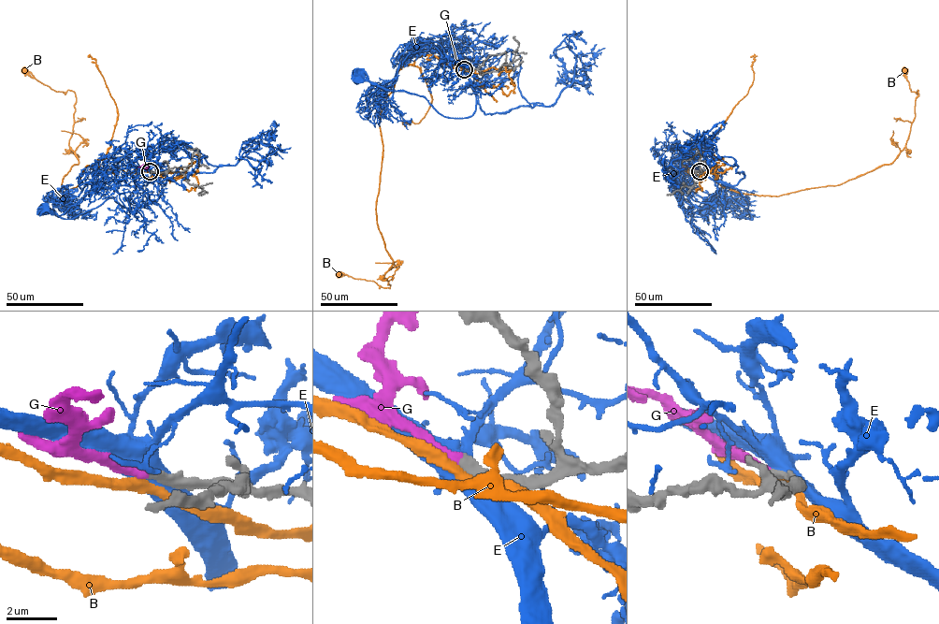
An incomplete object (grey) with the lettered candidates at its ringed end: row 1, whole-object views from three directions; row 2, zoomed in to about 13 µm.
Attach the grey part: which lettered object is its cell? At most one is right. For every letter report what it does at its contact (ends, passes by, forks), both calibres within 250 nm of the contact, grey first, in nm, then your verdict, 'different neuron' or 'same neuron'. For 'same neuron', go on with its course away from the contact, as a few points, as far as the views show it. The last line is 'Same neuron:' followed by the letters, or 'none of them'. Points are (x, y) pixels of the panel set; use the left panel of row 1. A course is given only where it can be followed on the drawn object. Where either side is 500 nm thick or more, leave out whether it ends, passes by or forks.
B: it passes by | 440/360 nm | different neuron
E: 500/550 nm | different neuron
G: it ends | 400/440 nm | same neuron | via (150, 171), (146, 169), (146, 165), (137, 168)
Same neuron: G

